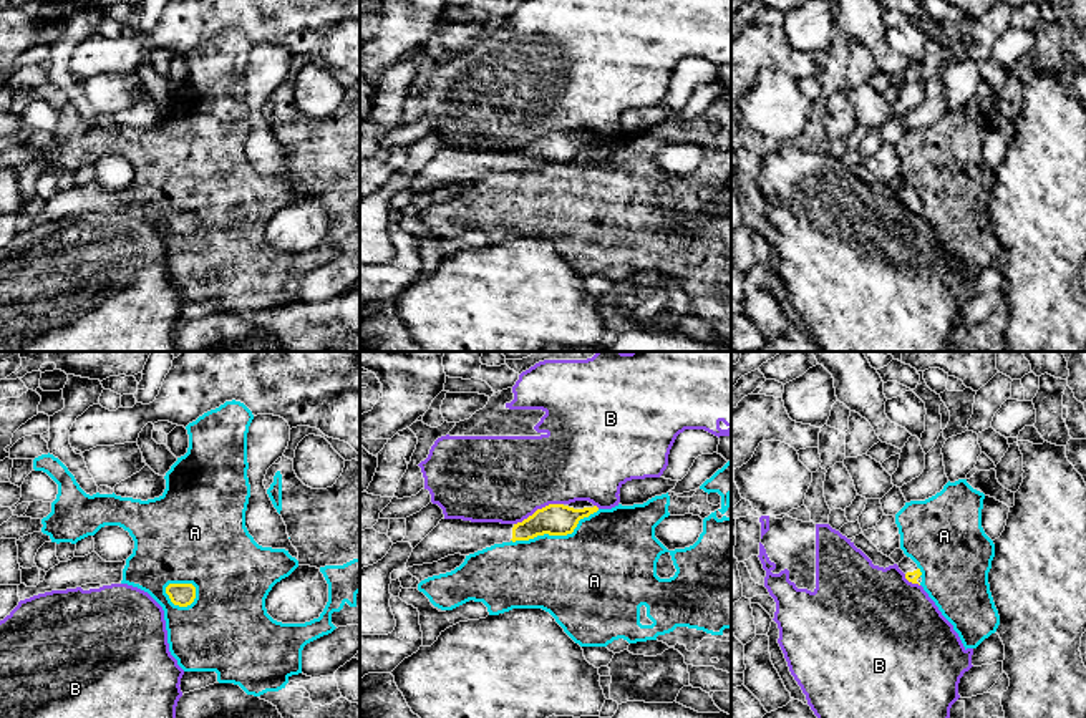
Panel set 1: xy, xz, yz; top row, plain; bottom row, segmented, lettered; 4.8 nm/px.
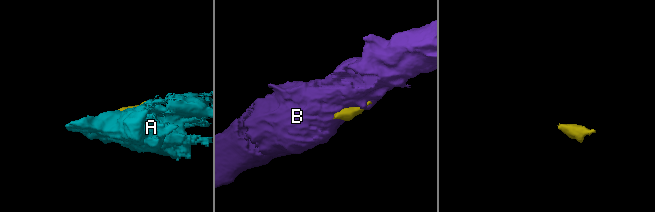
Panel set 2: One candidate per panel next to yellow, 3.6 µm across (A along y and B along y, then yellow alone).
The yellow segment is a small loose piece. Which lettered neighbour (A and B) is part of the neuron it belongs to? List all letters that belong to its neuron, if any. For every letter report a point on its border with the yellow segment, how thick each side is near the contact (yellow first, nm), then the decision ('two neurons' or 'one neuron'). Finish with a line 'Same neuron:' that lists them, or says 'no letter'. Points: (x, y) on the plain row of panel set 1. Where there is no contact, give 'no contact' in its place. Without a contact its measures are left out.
A: contact xz (556, 163); calibres 160 and 460 nm; two neurons
B: contact xz (538, 138); calibres 160 and 420 nm; two neurons
Same neuron: no letter

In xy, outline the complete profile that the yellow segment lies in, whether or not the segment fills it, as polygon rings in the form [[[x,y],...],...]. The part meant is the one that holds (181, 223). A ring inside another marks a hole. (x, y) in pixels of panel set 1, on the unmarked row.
[[[169,212],[166,222],[174,234],[187,235],[196,227],[196,216],[192,212]]]

